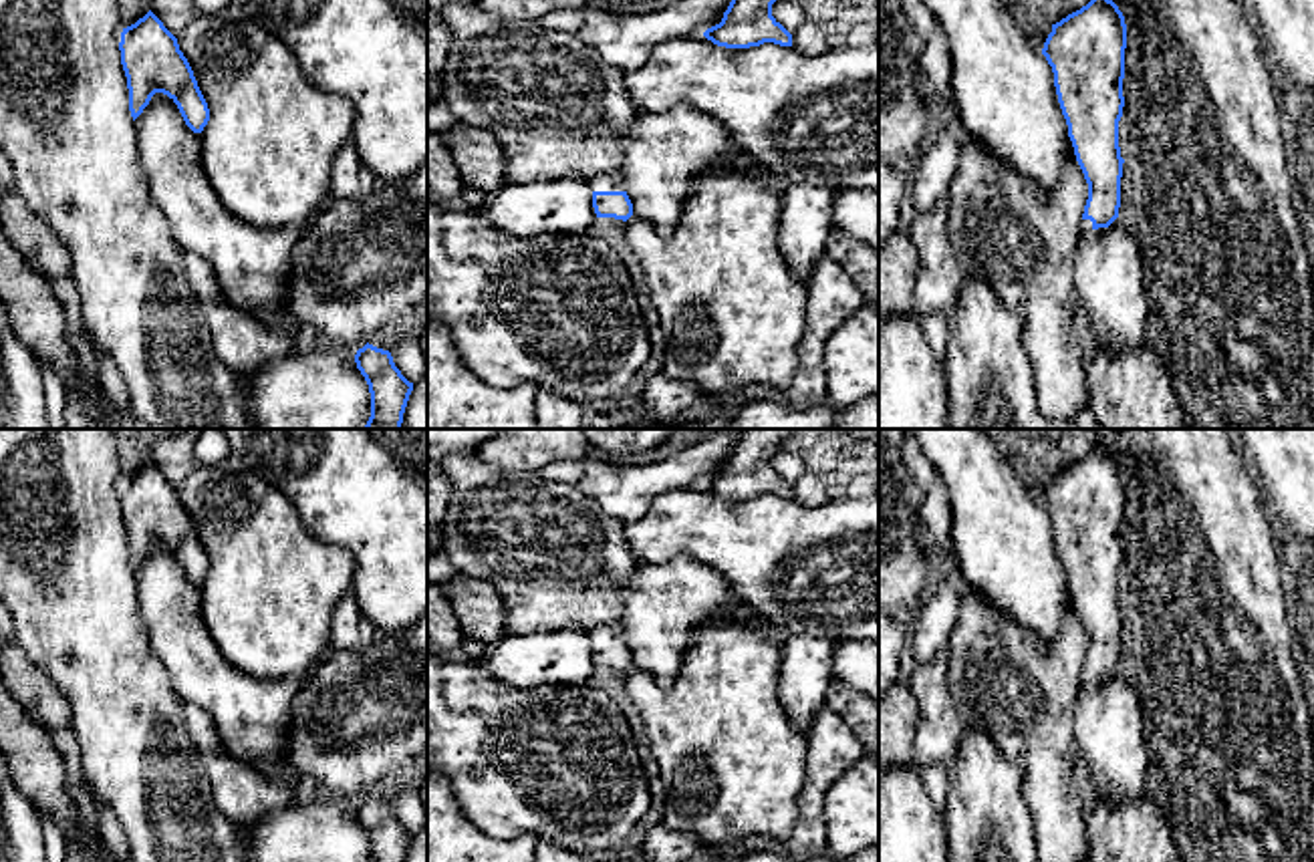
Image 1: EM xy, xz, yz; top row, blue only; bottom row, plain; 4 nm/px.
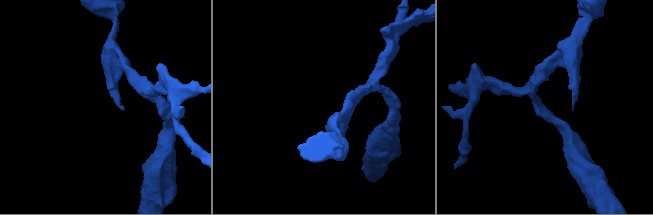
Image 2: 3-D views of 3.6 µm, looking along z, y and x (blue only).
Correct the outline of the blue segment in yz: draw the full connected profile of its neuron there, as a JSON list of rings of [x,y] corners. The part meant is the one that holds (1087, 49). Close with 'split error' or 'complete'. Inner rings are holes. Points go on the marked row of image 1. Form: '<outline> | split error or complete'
[[[1090,0],[1052,24],[1042,48],[1054,73],[1076,161],[1088,183],[1080,238],[1108,228],[1119,218],[1125,48],[1127,24],[1112,0]]] | split error

